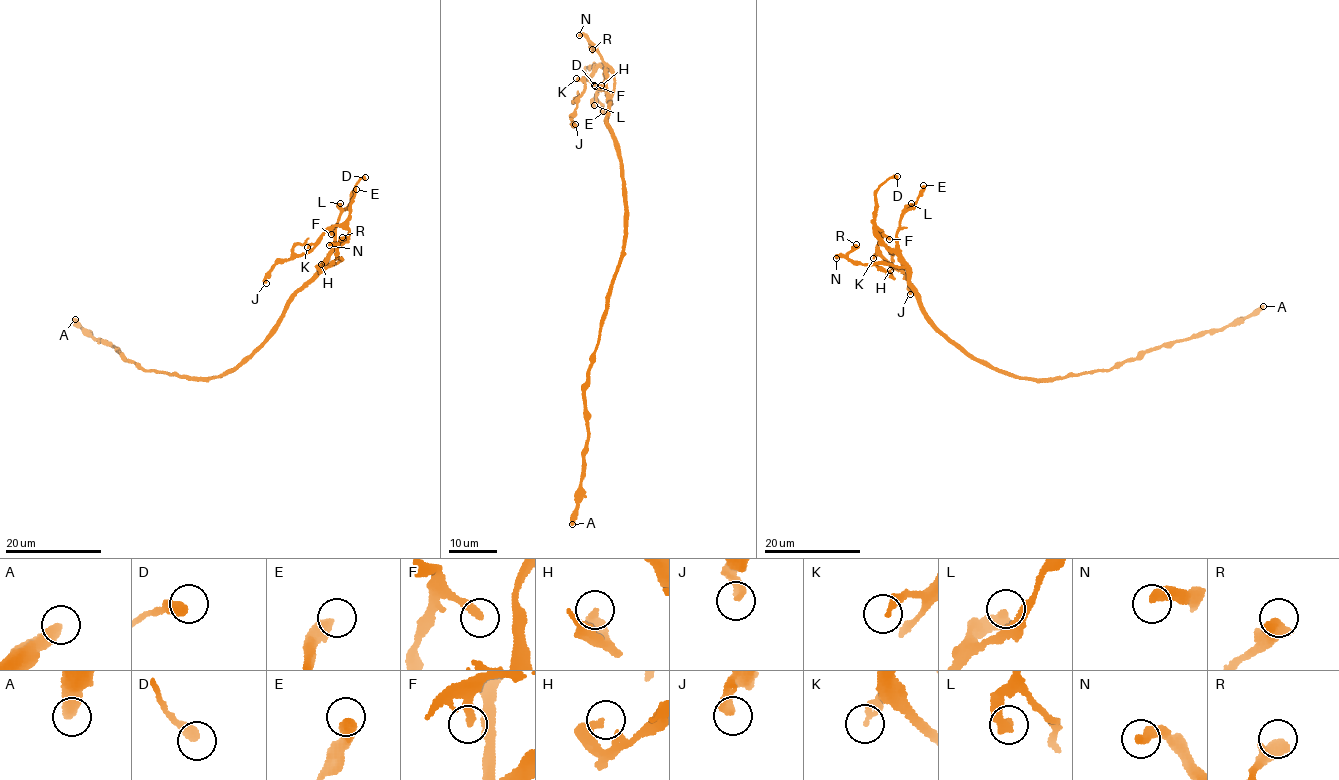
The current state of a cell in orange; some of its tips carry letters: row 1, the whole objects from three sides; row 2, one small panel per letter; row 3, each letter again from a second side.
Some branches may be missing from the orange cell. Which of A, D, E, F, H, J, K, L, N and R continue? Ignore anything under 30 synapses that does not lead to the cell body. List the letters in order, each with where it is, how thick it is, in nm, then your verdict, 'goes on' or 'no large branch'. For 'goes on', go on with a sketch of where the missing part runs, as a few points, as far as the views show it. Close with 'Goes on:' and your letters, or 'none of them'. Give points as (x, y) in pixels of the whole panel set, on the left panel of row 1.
A: at (75, 319); 500 nm thick; no large branch
D: at (365, 177); 420 nm thick; no large branch
E: at (356, 189); 400 nm thick; no large branch
F: at (331, 234); 240 nm thick; no large branch
H: at (321, 264); 300 nm thick; no large branch
J: at (266, 283); 340 nm thick; no large branch
K: at (307, 247); 240 nm thick; no large branch
L: at (340, 203); 420 nm thick; no large branch
N: at (329, 245); 320 nm thick; no large branch
R: at (342, 237); 500 nm thick; no large branch
Goes on: none of them

